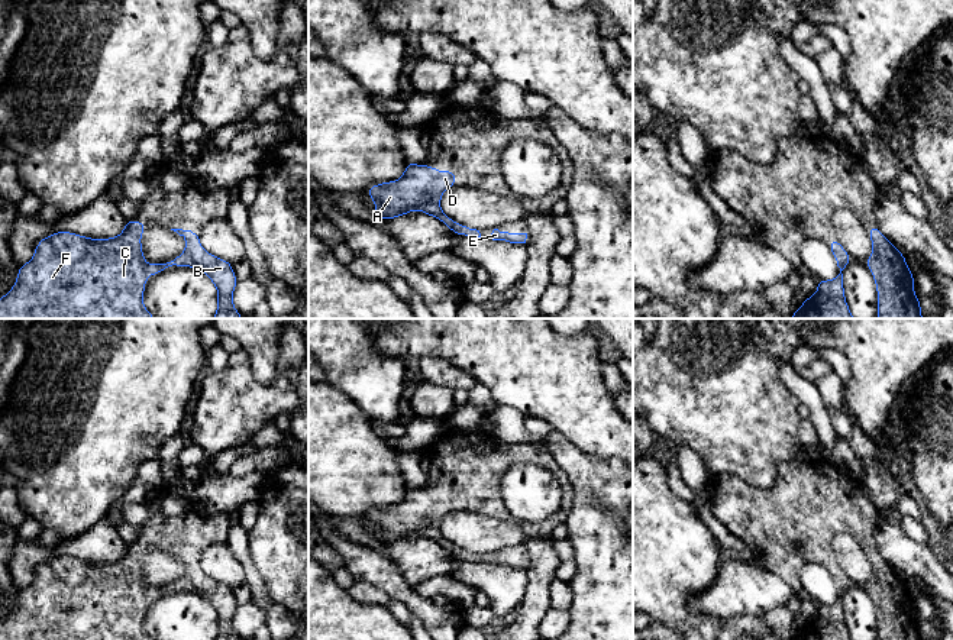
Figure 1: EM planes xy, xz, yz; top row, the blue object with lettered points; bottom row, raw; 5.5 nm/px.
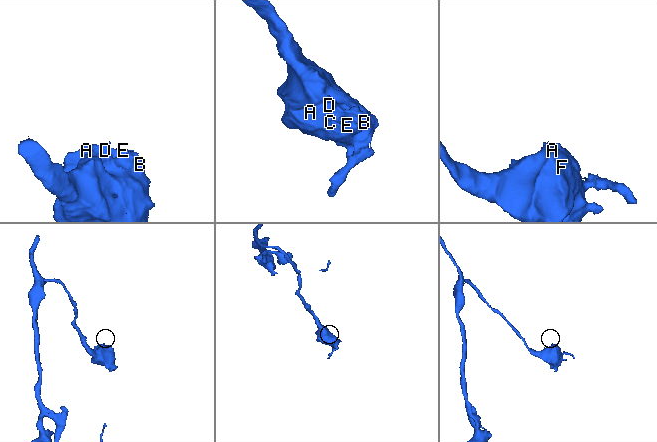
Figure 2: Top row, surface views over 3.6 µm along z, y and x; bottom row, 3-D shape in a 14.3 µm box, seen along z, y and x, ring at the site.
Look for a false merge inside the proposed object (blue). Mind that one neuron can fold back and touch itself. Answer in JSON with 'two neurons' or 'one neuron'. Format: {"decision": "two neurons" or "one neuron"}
{"decision": "one neuron"}

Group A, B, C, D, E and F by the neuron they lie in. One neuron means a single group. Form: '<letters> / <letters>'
A B C D E F

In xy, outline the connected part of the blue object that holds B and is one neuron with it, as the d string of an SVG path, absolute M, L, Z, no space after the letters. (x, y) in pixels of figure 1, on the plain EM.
M133 543L116 562L93 563L59 555L43 562L33 582L19 591L13 612L0 621L0 640L152 640L143 630L146 602L172 591L197 592L211 604L219 618L214 640L240 640L232 626L238 602L229 585L204 575L198 557L171 553L185 563L184 576L172 585L146 589L140 568L146 552Z

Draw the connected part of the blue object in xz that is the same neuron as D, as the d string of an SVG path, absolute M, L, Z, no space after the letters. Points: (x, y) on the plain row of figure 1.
M406 487L406 495L397 505L371 510L366 518L375 527L375 539L381 544L391 544L420 534L446 549L453 559L482 562L479 555L463 550L440 533L440 521L456 510L455 495L437 495L432 489Z

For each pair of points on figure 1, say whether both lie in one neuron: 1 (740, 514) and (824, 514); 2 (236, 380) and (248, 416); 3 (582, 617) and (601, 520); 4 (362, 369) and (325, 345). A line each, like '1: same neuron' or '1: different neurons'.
1: same neuron
2: same neuron
3: same neuron
4: same neuron

